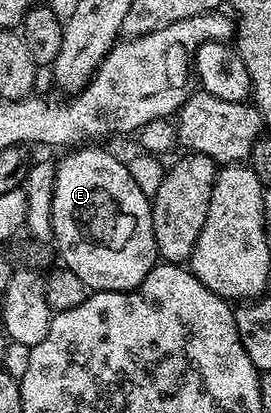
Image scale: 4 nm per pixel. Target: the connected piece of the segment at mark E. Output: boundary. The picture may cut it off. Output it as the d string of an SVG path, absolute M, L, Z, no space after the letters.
M82 145L71 155L66 155L55 166L55 183L54 192L51 199L51 227L54 230L53 246L58 246L58 251L62 254L61 262L72 273L76 273L76 277L80 277L80 281L84 281L84 285L91 291L133 291L139 287L144 281L144 277L148 277L148 273L159 262L158 250L156 249L156 237L152 233L152 209L150 208L152 199L140 191L140 188L132 179L127 164L117 159L108 151L100 151L96 145Z

